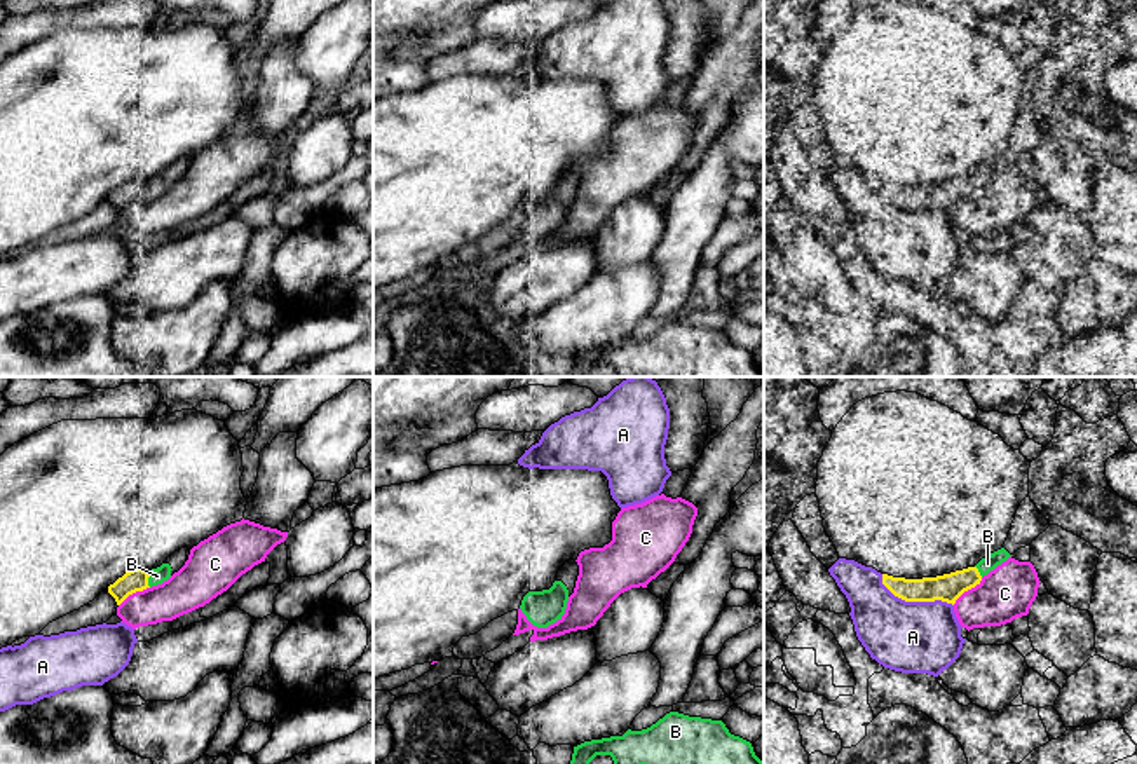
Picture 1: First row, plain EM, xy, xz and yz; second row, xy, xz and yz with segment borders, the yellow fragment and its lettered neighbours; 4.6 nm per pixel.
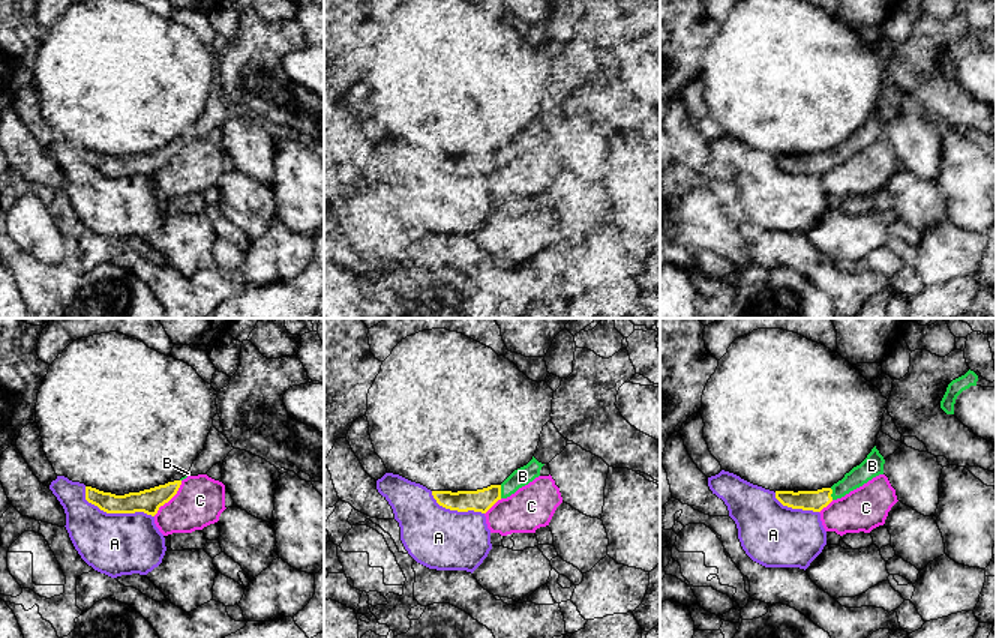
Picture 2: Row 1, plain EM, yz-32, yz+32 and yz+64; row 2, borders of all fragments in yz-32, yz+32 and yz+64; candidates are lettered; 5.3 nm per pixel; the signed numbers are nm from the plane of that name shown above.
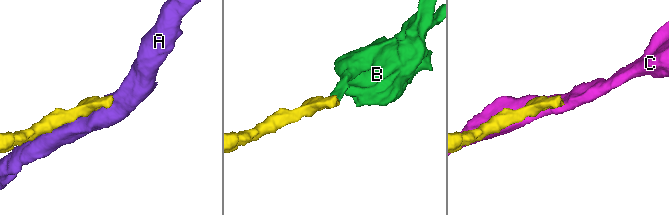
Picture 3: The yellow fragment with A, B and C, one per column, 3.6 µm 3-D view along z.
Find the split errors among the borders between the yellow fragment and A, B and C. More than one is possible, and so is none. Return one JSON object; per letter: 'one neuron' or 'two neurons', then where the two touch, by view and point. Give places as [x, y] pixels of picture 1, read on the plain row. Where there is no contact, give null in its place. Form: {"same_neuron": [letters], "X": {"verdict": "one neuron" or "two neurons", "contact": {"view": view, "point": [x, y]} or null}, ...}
{"same_neuron": ["B"], "A": {"verdict": "two neurons", "contact": {"view": "yz", "point": [914, 210]}}, "B": {"verdict": "one neuron", "contact": {"view": "xy", "point": [147, 189]}}, "C": {"verdict": "two neurons", "contact": {"view": "yz", "point": [966, 199]}}}

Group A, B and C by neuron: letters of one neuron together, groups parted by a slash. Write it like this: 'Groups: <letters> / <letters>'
Groups: A / B / C

